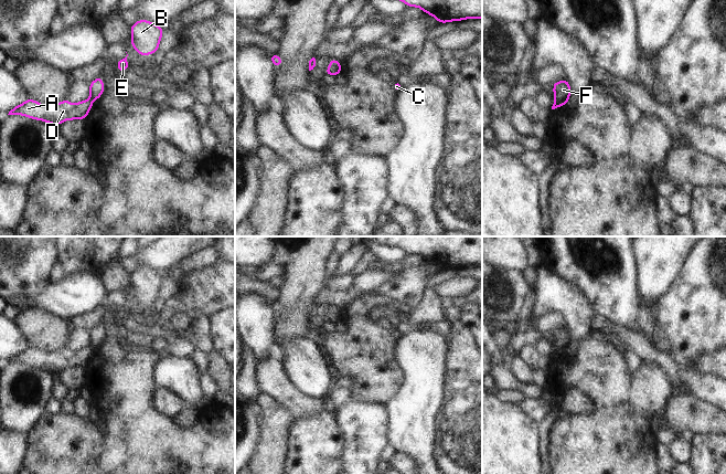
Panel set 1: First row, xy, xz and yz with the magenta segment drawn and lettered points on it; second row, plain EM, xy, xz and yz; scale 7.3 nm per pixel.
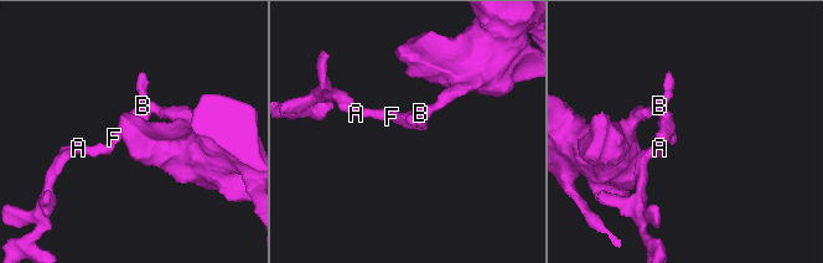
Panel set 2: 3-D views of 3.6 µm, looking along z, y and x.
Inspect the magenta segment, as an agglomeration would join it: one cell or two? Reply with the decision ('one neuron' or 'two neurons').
two neurons

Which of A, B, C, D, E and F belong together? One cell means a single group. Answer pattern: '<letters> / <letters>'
A D / B C E F

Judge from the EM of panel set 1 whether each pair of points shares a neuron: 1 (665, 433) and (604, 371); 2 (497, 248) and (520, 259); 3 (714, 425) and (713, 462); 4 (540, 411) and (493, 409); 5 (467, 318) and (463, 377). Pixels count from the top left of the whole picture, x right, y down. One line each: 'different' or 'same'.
1: different
2: same
3: different
4: different
5: different

